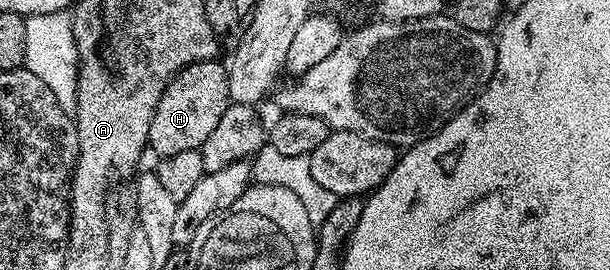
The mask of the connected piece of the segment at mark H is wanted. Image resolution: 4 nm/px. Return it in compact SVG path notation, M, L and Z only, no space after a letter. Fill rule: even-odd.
M218 60L195 61L172 77L157 103L153 123L149 127L147 144L156 158L177 155L180 151L200 149L217 127L229 104L227 71Z

